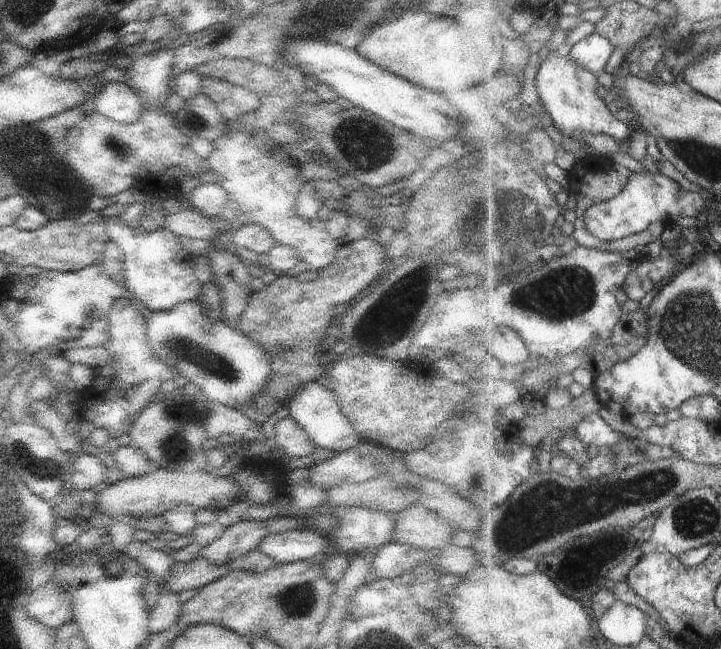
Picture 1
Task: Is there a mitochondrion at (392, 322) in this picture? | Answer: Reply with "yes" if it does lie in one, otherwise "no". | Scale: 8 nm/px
yes

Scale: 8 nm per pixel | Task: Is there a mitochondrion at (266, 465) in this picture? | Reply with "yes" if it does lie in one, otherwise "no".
no

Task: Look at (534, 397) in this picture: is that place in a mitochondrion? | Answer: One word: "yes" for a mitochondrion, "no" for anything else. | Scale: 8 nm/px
no

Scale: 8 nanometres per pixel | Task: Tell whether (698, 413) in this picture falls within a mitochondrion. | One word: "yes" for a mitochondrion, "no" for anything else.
no

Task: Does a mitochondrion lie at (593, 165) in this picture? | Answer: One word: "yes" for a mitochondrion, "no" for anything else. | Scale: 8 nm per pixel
no

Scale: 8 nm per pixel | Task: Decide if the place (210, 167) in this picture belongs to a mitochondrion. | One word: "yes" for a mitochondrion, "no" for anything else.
no

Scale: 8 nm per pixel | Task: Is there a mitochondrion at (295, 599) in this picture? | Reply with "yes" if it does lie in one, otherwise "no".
yes

